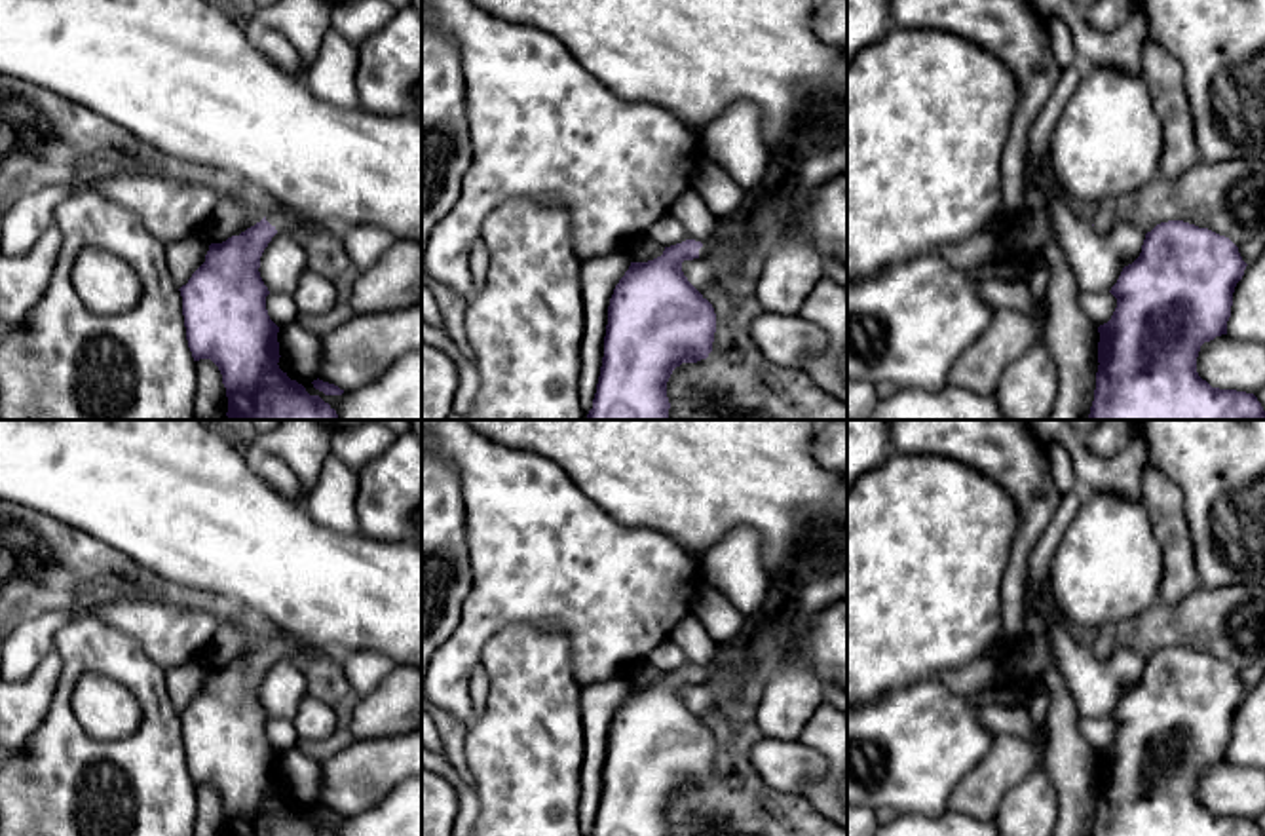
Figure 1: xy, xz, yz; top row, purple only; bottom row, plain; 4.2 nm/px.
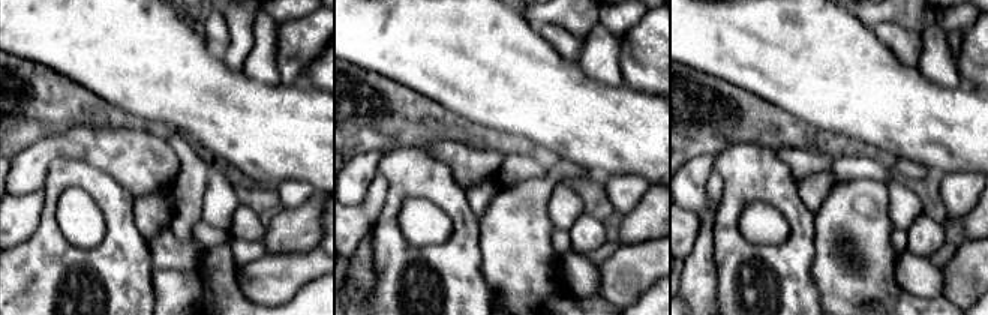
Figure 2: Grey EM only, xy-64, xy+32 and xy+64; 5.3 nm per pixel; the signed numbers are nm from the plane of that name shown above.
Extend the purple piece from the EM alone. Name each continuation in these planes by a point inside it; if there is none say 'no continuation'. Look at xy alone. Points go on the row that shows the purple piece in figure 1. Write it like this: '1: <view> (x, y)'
1: xy (283, 219)

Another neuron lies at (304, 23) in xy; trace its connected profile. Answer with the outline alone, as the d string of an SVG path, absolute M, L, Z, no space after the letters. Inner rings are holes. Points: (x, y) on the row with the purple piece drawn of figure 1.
M275 0L266 8L251 6L237 17L251 32L274 28L287 36L302 63L294 76L304 78L330 28L330 4L327 0Z

